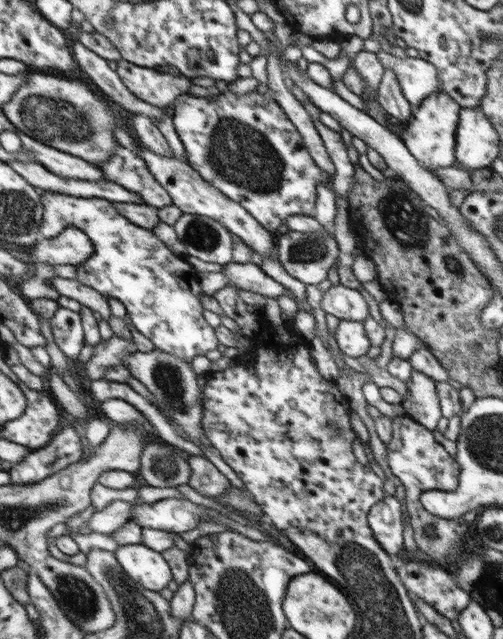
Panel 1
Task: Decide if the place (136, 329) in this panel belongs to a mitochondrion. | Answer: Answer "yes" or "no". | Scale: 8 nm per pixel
no

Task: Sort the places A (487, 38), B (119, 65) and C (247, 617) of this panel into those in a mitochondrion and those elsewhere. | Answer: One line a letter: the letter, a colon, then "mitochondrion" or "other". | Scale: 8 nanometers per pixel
A: mitochondrion
B: other
C: mitochondrion

